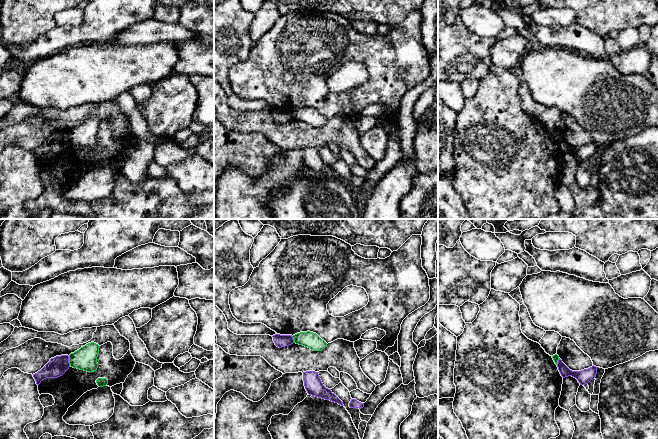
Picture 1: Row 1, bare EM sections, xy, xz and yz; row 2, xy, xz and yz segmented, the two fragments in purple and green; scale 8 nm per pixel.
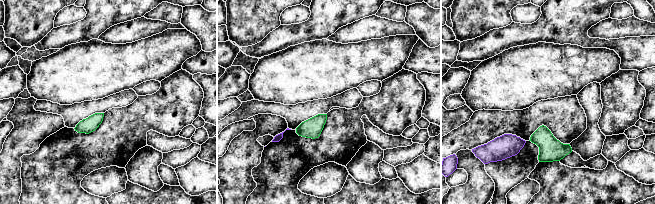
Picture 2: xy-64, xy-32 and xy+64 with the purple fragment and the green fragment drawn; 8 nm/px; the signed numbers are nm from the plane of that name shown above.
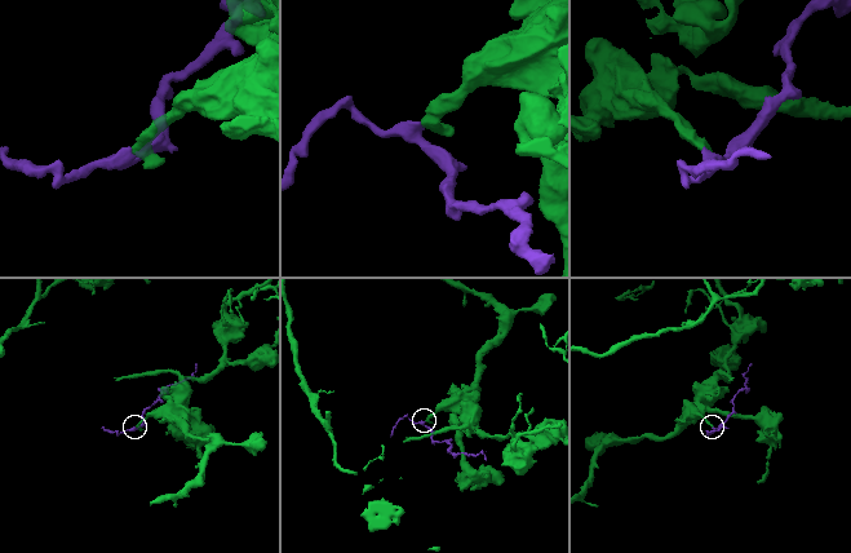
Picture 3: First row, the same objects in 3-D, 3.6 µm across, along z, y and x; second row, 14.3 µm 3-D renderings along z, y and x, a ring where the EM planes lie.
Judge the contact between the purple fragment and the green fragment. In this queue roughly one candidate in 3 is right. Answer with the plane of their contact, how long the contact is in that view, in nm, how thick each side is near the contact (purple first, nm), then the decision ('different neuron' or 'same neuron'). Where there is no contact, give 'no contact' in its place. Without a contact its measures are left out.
xy | 80 nm | 160/180 nm | different neuron

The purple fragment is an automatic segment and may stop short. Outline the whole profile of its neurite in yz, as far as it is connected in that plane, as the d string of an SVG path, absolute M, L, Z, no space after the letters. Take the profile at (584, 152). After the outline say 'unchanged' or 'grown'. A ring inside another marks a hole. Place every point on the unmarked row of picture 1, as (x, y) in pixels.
M560 134L558 136L557 143L563 154L572 152L578 156L580 161L588 160L596 153L597 150L597 143L594 141L581 147L572 147L562 138Z | unchanged

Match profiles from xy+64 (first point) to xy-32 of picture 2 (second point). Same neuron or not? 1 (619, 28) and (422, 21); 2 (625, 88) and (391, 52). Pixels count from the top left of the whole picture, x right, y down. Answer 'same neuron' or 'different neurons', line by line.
1: different neurons
2: different neurons

